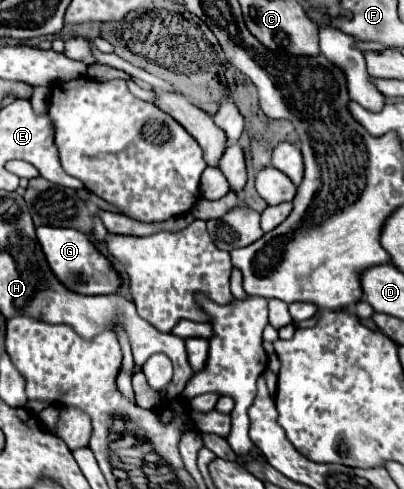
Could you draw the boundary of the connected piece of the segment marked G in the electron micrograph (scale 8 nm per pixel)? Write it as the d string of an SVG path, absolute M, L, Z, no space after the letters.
M37 227L37 239L45 253L45 259L53 275L73 293L81 295L109 295L119 293L121 277L111 269L111 263L99 249L89 241L89 237L75 229L57 229L57 227Z

